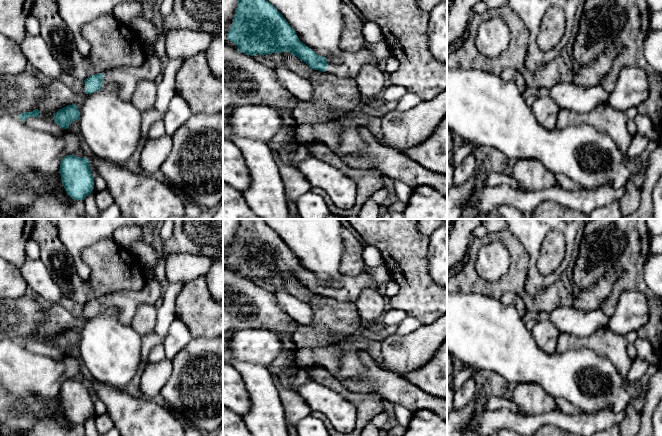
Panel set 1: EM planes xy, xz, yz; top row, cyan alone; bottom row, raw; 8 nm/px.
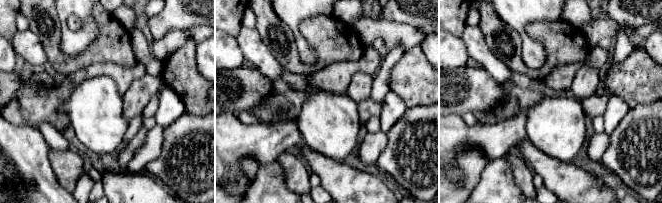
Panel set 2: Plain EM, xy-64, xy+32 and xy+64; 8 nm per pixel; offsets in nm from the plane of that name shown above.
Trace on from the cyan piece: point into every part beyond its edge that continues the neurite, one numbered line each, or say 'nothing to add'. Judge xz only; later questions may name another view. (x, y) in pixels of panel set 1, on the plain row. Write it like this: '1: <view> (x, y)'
1: xz (352, 286)

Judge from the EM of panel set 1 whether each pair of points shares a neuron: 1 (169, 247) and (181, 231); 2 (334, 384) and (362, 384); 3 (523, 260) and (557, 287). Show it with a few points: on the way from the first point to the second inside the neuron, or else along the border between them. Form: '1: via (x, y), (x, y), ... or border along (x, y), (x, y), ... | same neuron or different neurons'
1: via (173, 243), (181, 235) | same neuron
2: border along (325, 368), (350, 391), (364, 393) | different neurons
3: via (519, 277), (519, 290), (529, 300), (540, 300) | same neuron

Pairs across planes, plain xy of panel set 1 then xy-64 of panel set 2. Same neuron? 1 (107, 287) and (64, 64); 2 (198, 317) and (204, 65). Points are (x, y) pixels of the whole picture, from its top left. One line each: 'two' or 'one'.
1: one
2: two

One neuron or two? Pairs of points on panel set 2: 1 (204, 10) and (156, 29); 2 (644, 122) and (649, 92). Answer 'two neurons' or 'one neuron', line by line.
1: one neuron
2: two neurons

